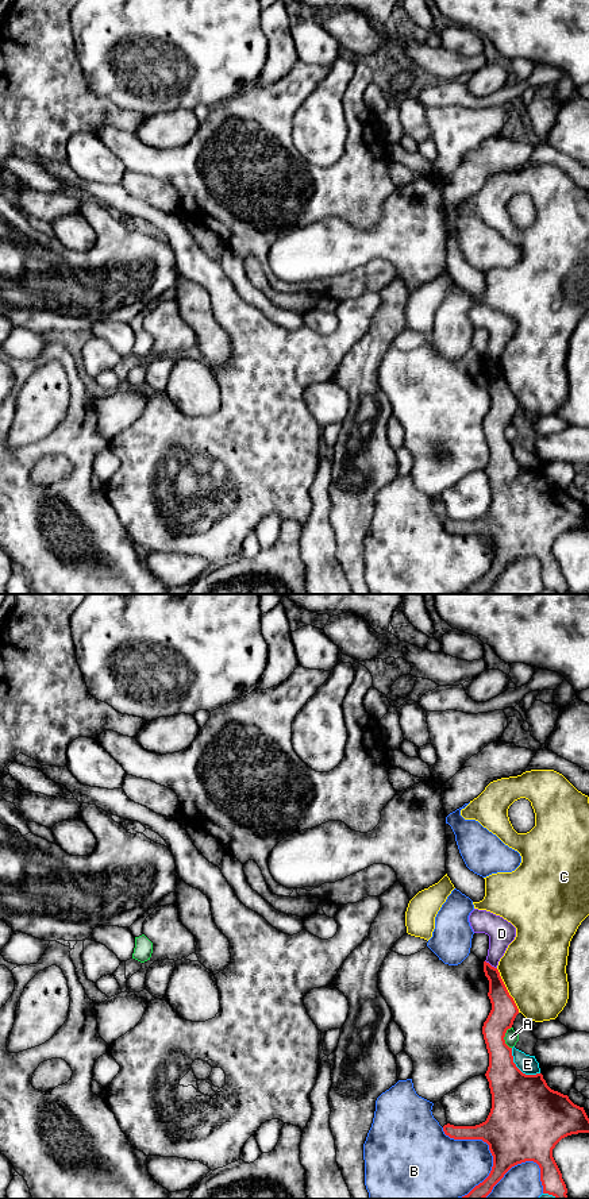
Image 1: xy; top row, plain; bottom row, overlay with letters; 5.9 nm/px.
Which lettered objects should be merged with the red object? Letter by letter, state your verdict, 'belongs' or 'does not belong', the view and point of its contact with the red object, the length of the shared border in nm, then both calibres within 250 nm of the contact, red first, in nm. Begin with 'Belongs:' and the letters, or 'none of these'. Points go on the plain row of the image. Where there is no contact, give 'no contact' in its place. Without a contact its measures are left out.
Belongs: none of these
A: does not belong; contact xy (504, 431); length 140 nm; calibres 200 and 80 nm
B: does not belong; contact xy (489, 544); length 440 nm; calibres 440 and 340 nm
C: does not belong; contact xy (507, 385); length 300 nm; calibres 160 and 380 nm
D: does not belong; contact xy (489, 359); length 90 nm; calibres 140 and 160 nm
E: does not belong; contact xy (518, 463); length 240 nm; calibres 400 and 110 nm

